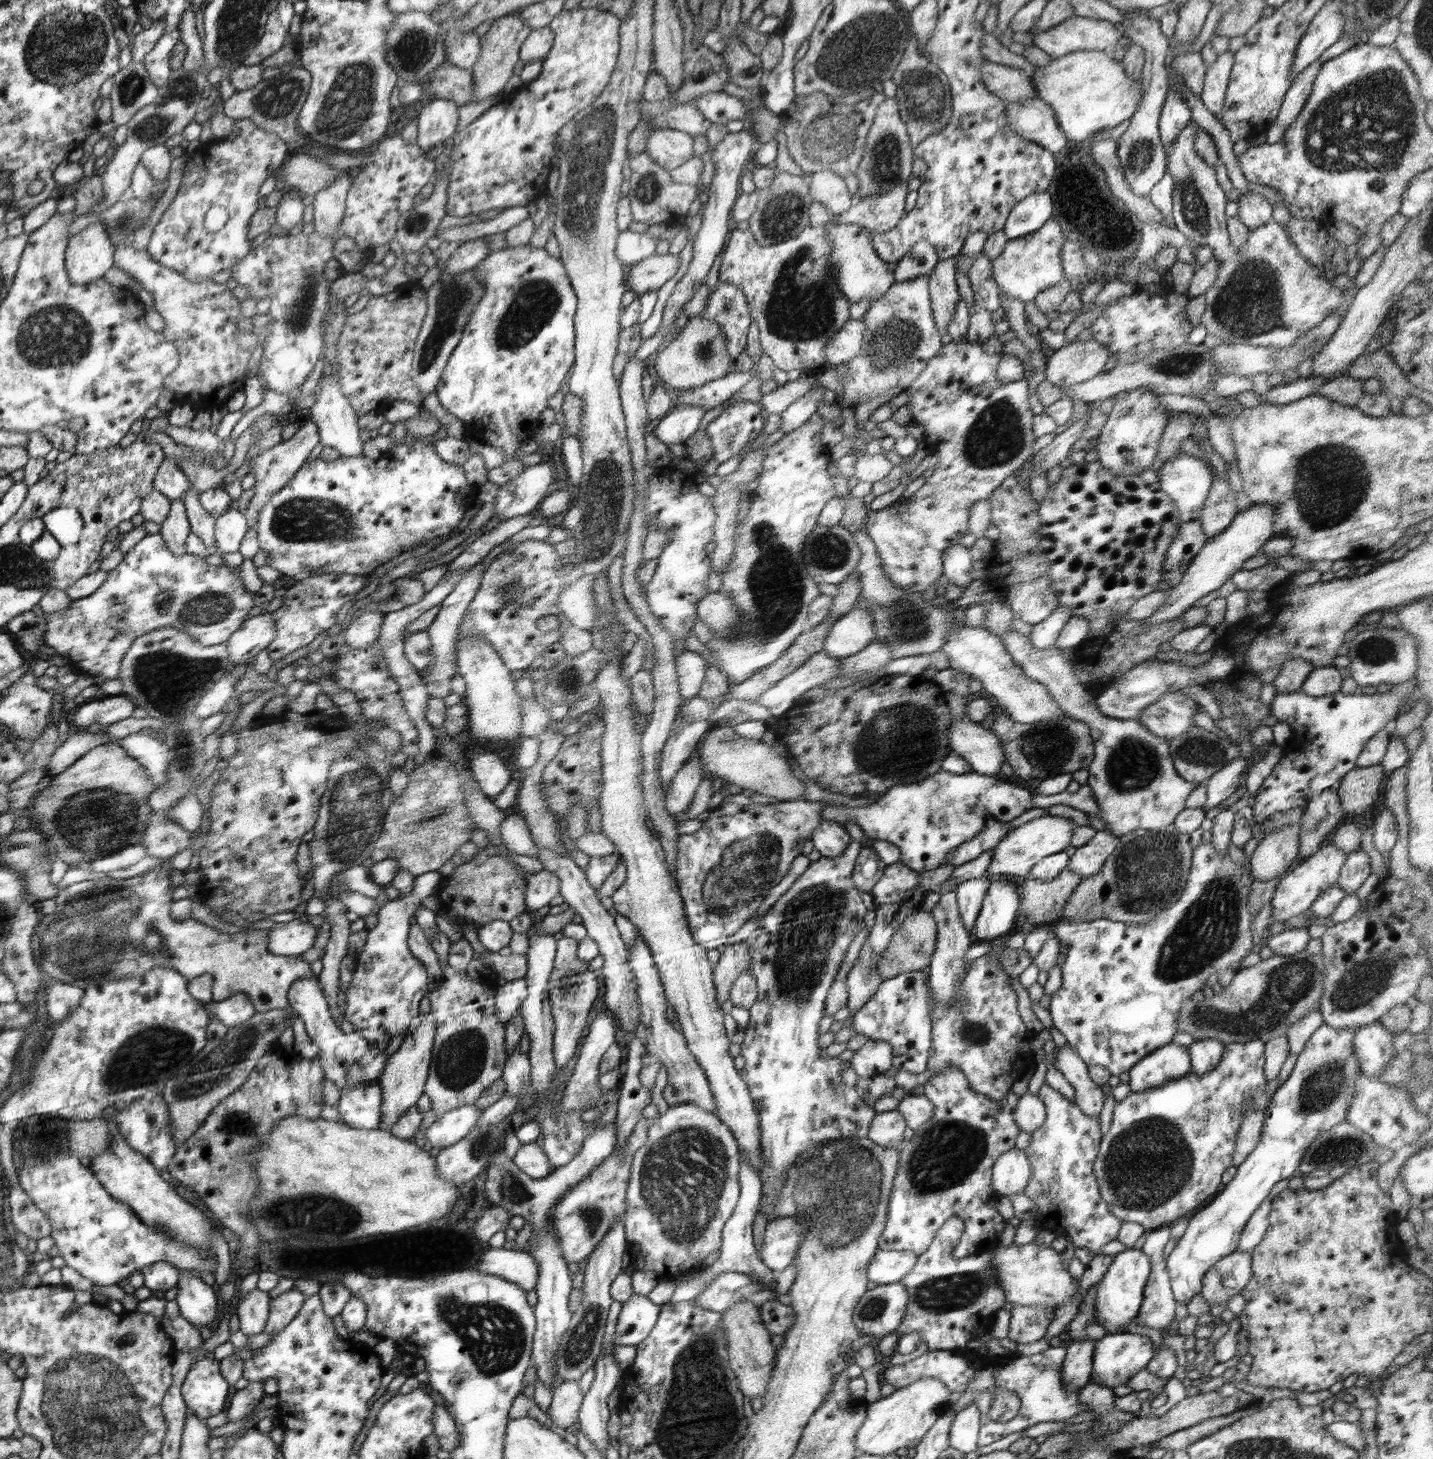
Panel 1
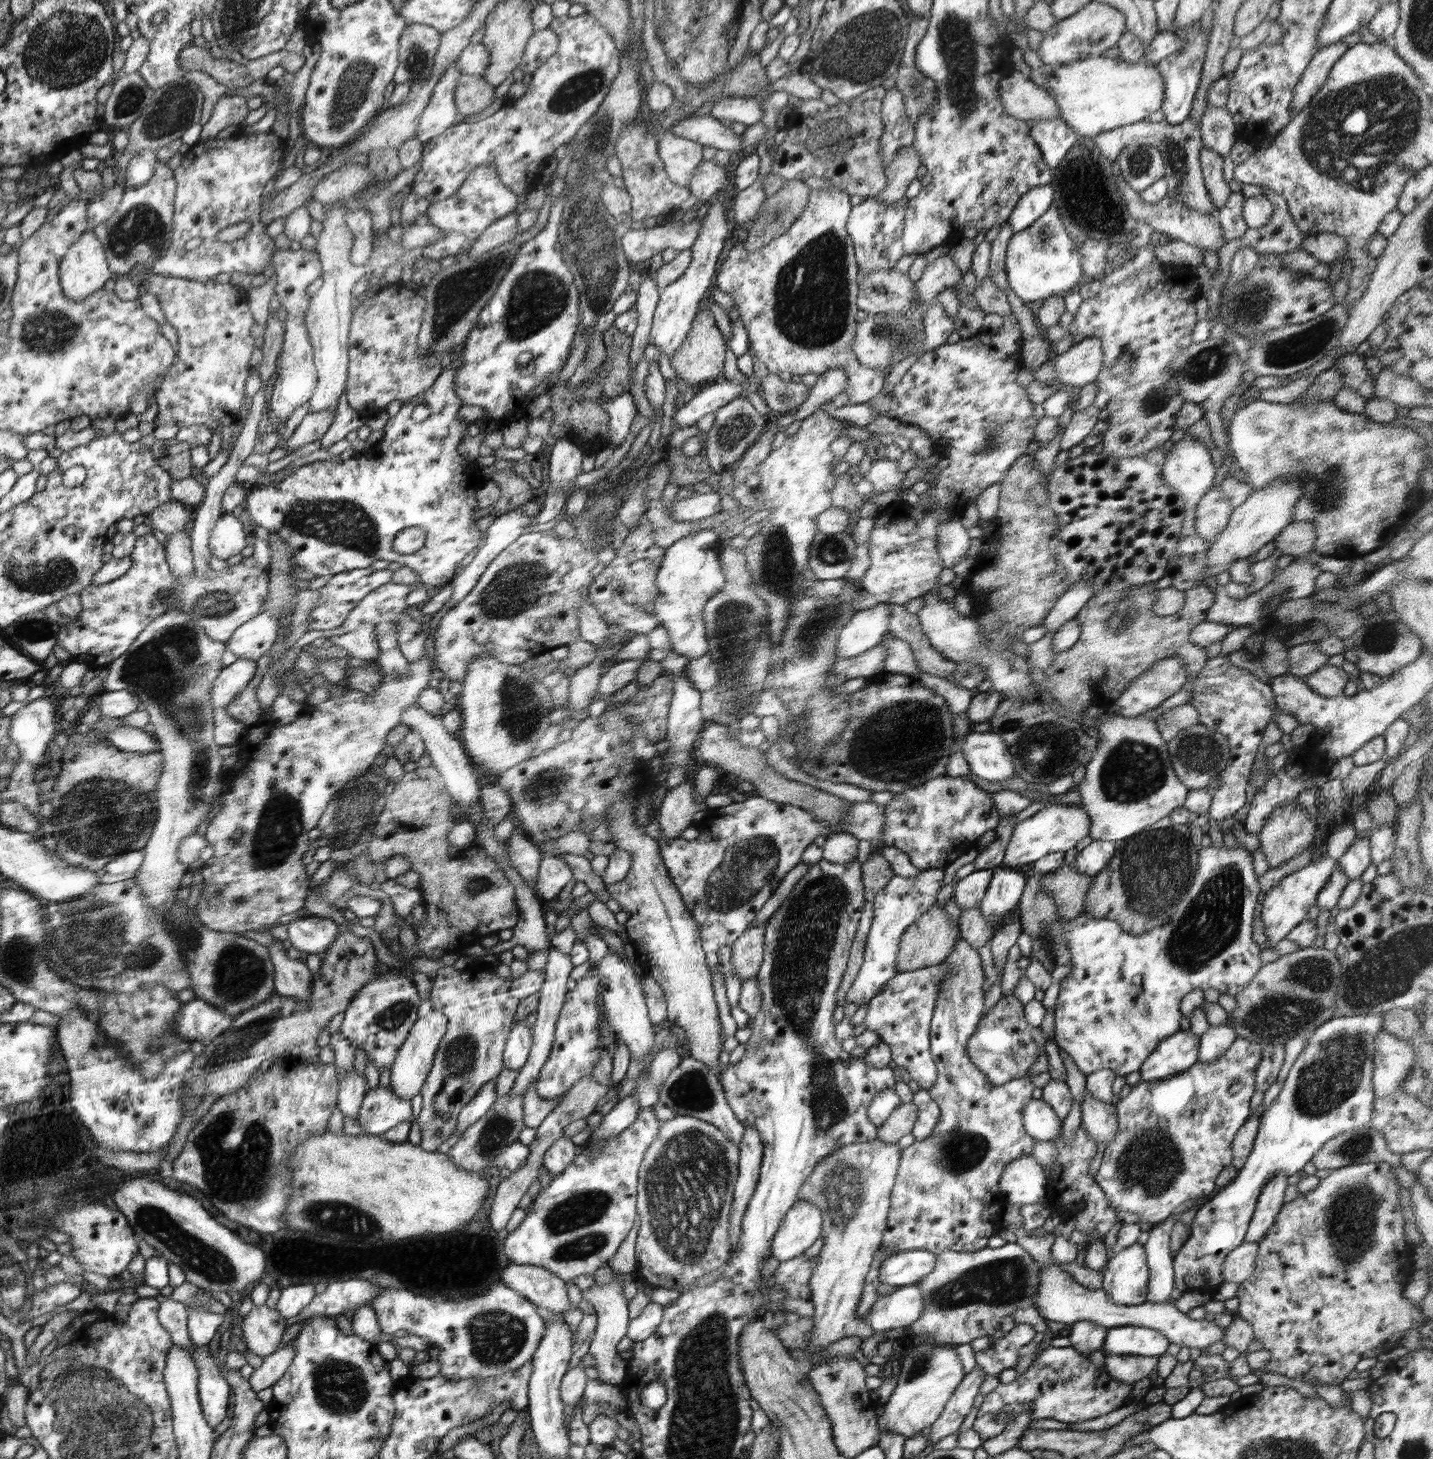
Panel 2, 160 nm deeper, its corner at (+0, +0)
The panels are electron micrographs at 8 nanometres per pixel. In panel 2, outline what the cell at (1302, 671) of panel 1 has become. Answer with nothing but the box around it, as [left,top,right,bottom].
[1288,641,1329,680]

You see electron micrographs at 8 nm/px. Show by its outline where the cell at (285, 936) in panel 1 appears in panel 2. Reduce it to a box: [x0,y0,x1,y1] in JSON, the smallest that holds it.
[288,916,339,955]

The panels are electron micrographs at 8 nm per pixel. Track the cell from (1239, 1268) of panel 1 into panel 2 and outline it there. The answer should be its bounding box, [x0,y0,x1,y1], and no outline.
[1223,1240,1258,1283]

